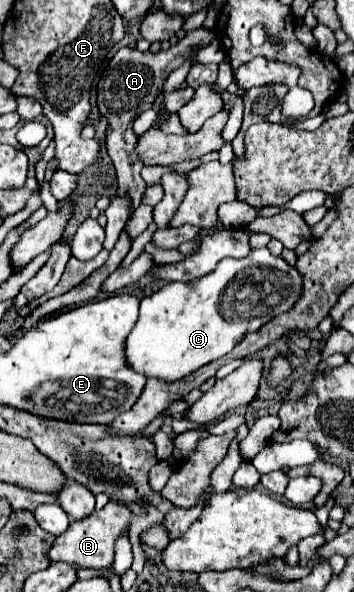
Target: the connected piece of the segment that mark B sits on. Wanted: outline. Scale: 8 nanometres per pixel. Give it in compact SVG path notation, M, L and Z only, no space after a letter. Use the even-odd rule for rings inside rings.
M109 501L103 509L93 511L85 519L71 521L69 529L55 537L55 543L47 551L49 561L65 561L77 567L89 569L107 569L113 563L113 545L121 531L125 531L131 523L131 511L117 501Z

